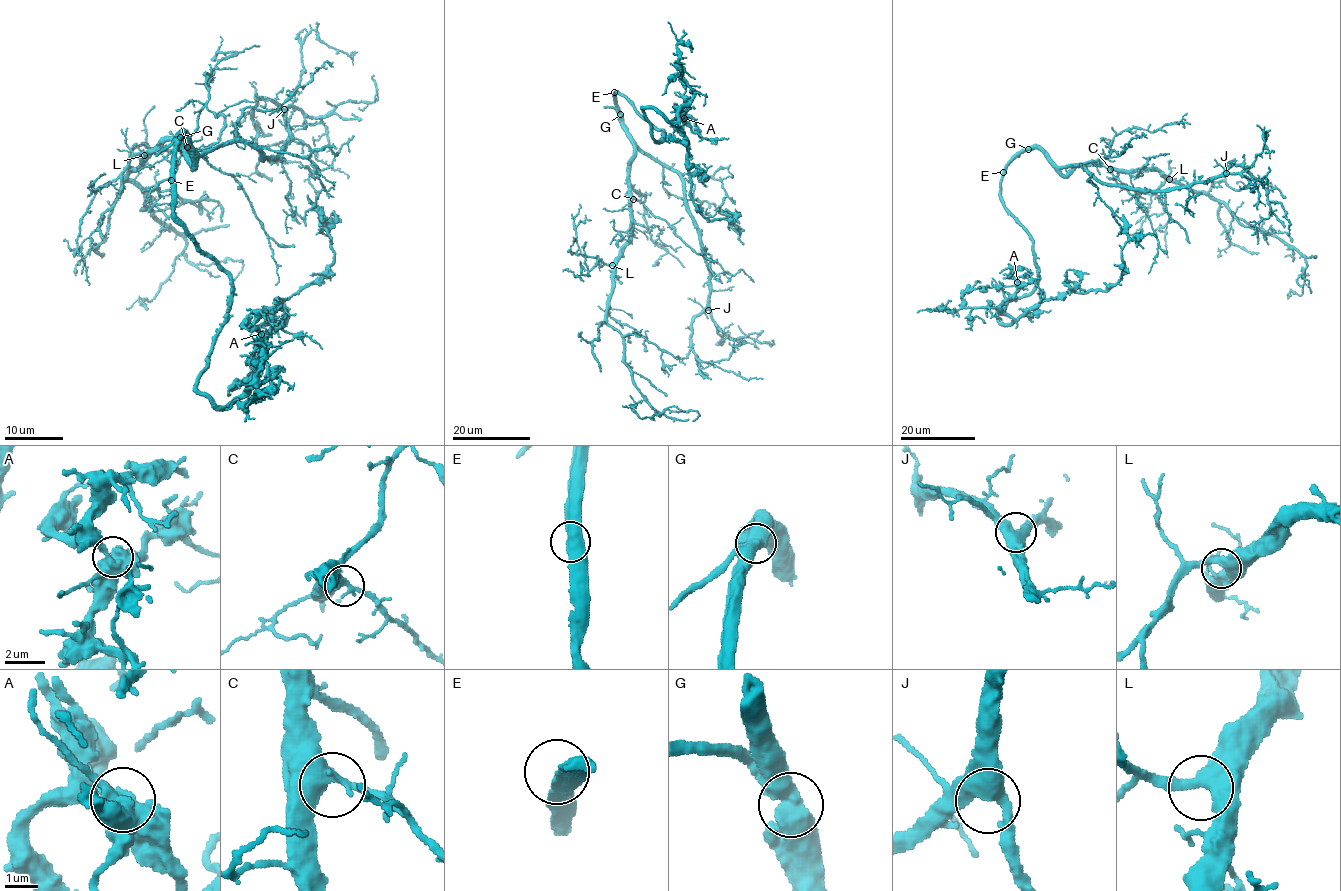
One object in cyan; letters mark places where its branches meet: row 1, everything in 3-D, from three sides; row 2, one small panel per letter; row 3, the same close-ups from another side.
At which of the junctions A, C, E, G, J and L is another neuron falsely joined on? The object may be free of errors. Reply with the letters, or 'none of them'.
none of them

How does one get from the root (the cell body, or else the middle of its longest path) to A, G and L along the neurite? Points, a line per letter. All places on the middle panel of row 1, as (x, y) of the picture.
A: (616, 94), (662, 130), (657, 142), (642, 109), (655, 109), (674, 122), (681, 109), (687, 111), (684, 118)
G: (616, 94), (614, 103), (620, 114)
L: (616, 94), (614, 103), (634, 148), (634, 159), (628, 171), (631, 242), (612, 265)

